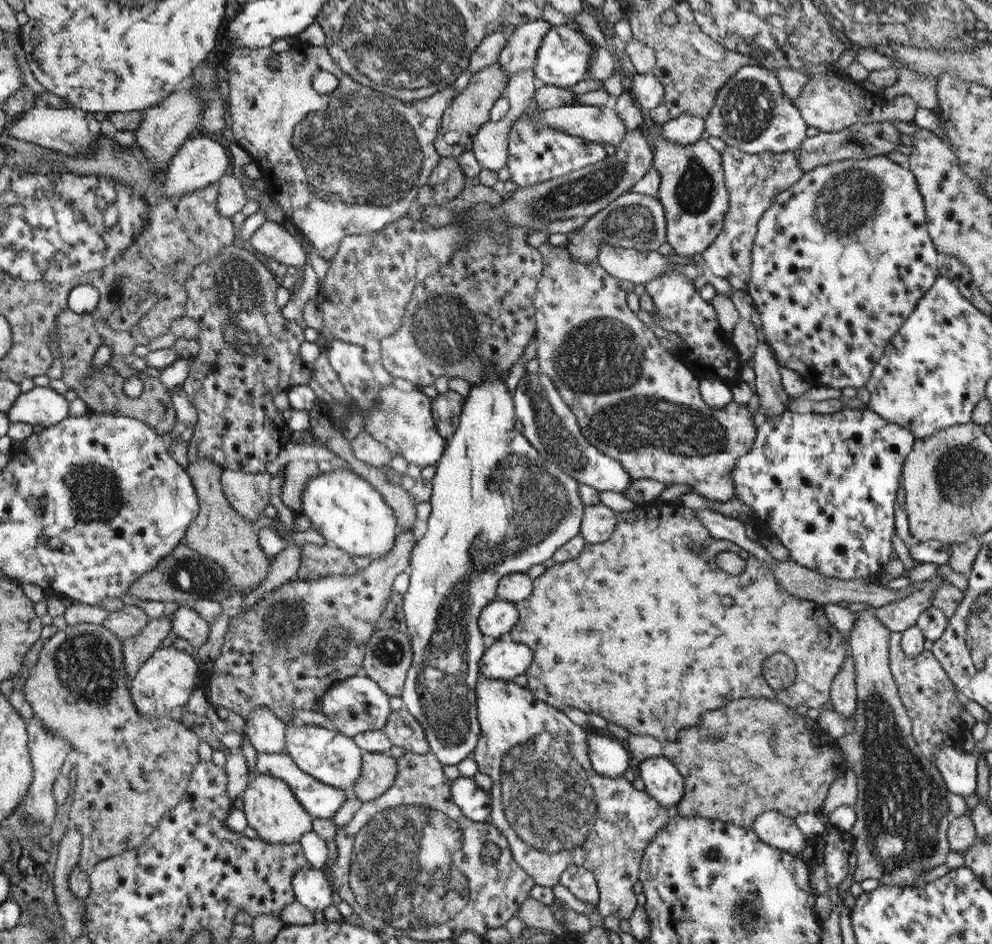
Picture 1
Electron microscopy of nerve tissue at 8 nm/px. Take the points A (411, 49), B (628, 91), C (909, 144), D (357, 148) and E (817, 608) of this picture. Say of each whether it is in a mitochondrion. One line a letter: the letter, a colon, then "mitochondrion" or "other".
A: mitochondrion
B: other
C: other
D: mitochondrion
E: other

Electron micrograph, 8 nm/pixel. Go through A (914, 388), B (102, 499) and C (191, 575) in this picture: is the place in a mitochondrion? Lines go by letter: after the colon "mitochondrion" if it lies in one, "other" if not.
A: other
B: mitochondrion
C: mitochondrion

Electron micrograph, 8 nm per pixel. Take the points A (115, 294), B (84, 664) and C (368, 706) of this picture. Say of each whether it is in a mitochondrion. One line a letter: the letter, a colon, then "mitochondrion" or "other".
A: other
B: mitochondrion
C: other

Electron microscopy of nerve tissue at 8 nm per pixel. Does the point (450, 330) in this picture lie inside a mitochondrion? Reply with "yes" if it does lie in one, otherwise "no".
yes

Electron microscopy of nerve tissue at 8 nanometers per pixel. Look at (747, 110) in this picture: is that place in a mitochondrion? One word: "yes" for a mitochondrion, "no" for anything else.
yes

